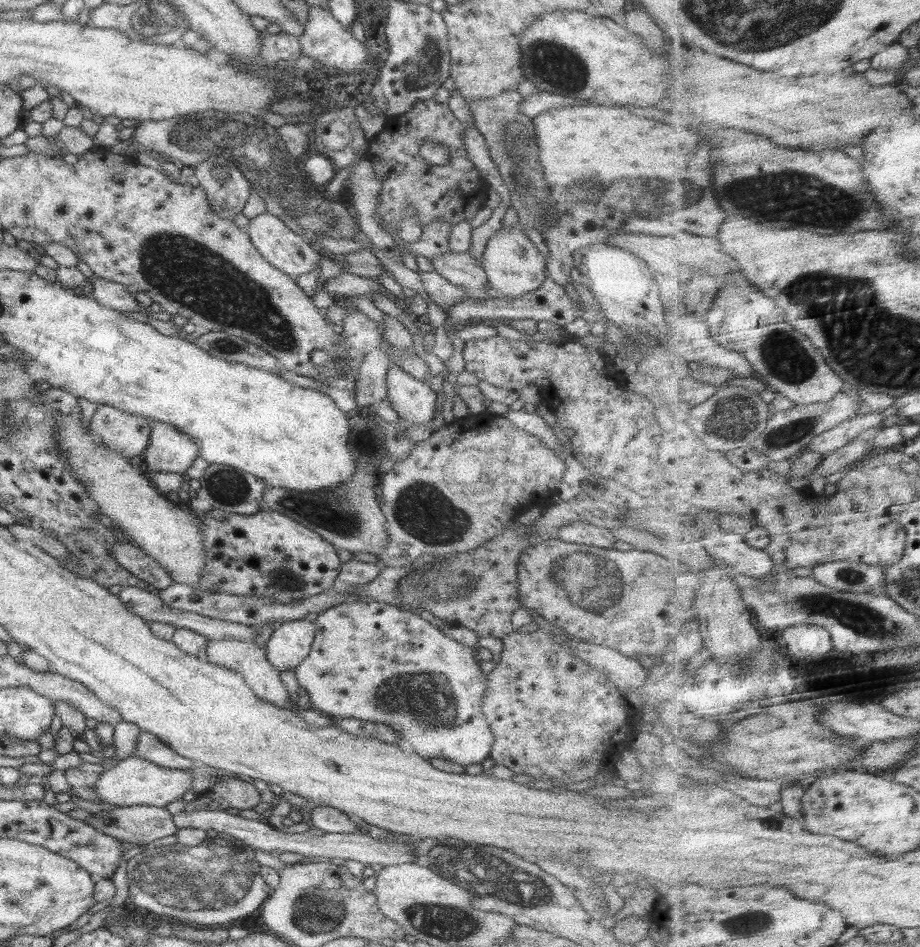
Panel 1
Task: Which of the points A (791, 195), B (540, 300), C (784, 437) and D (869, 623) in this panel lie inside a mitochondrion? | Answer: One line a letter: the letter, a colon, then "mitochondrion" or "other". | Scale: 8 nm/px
A: mitochondrion
B: other
C: mitochondrion
D: mitochondrion

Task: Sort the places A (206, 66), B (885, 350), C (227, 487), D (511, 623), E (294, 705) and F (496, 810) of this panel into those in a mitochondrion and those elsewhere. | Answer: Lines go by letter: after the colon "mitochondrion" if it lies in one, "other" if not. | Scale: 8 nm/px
A: other
B: mitochondrion
C: mitochondrion
D: other
E: other
F: other

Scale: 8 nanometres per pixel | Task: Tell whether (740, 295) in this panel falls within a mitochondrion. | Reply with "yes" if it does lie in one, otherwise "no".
no

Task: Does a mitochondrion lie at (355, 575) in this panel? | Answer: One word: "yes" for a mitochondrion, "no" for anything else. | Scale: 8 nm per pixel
no

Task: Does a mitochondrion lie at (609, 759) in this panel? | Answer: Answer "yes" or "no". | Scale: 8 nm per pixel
no

